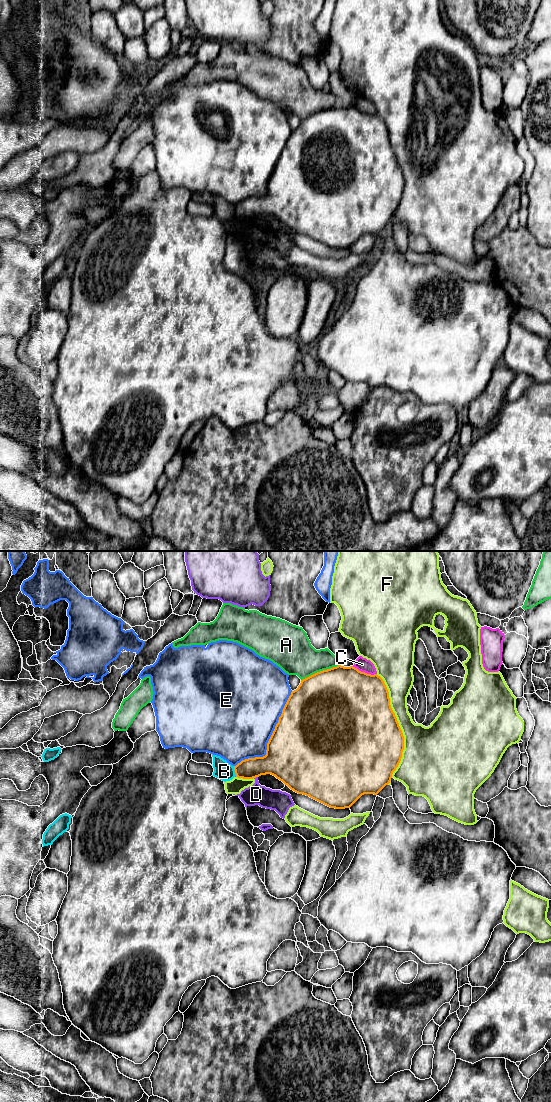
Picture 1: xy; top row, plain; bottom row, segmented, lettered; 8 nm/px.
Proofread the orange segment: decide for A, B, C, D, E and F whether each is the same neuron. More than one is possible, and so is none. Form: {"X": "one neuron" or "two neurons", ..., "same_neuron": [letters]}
{"A": "two neurons", "B": "two neurons", "C": "two neurons", "D": "two neurons", "E": "two neurons", "F": "two neurons", "same_neuron": []}

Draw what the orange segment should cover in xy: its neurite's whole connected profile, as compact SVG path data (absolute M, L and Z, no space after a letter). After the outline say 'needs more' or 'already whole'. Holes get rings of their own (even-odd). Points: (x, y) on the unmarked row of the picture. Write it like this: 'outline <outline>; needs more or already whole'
outline M350 106L336 107L317 112L301 120L298 128L291 132L279 157L278 163L267 183L266 195L263 197L248 198L242 200L234 206L236 217L243 219L253 219L261 215L271 214L282 221L291 230L298 234L309 236L310 238L335 249L350 248L362 235L377 235L391 221L392 214L398 207L402 192L404 190L404 176L399 166L395 153L390 145L388 129L383 119L377 114L371 115L359 111L357 108Z; already whole

